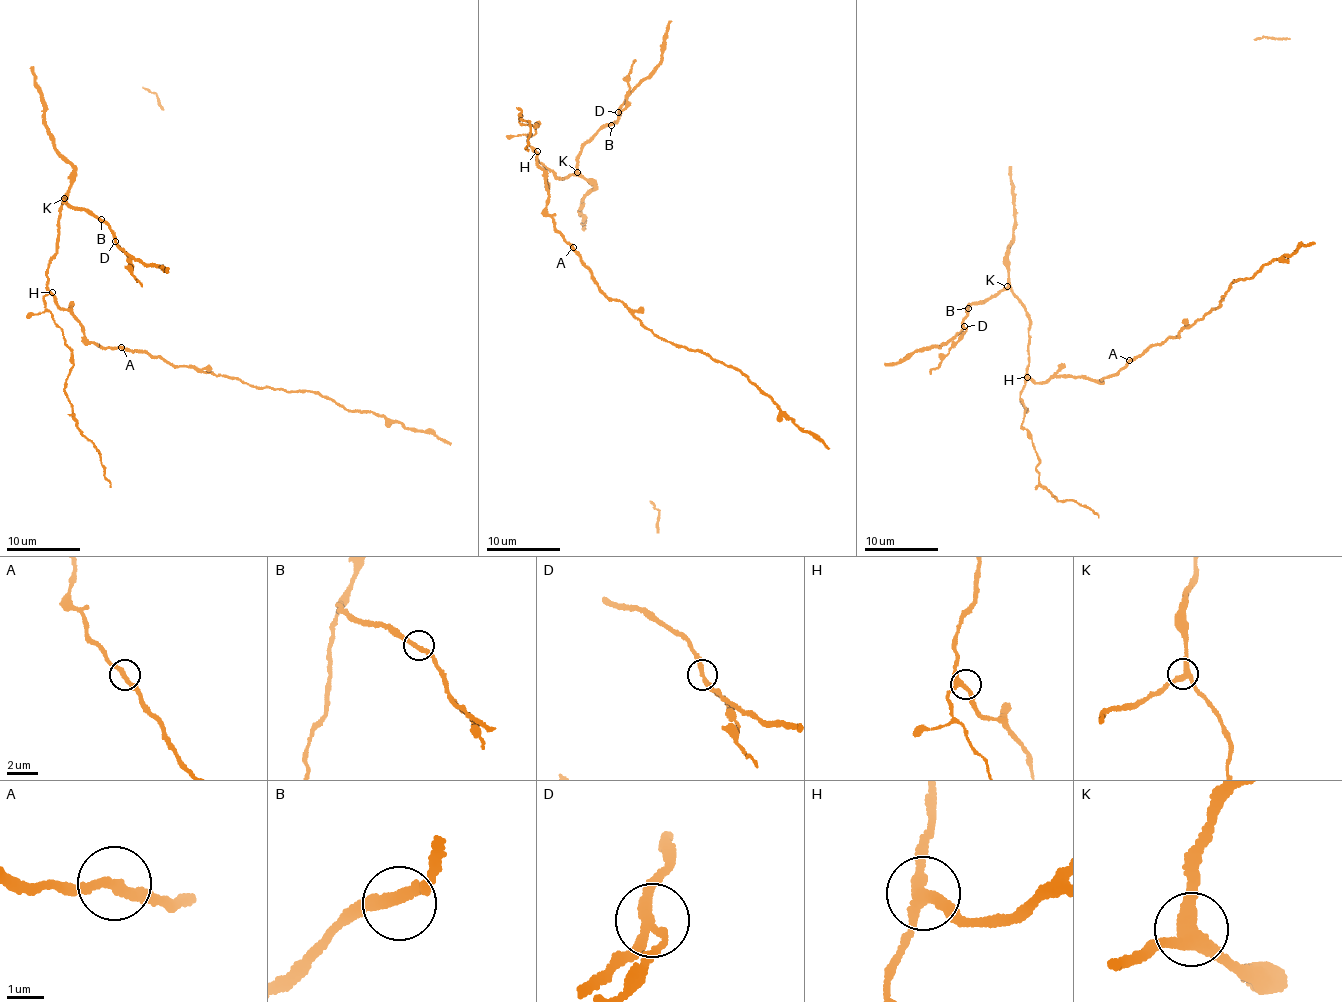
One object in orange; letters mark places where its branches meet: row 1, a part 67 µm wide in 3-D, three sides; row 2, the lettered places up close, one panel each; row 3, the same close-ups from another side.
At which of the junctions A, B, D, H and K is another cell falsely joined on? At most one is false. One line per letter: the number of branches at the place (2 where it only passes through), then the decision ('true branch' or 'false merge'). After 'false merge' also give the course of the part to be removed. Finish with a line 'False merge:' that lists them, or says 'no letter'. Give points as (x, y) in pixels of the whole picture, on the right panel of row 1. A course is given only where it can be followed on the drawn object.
A: 2 | true branch
B: 2 | true branch
D: 3 | false merge | (964, 325), (961, 339), (950, 347), (930, 373)
H: 3 | true branch
K: 3 | true branch
False merge: D

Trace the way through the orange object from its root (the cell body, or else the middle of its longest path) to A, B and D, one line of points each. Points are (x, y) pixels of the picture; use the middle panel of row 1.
A: (537, 161), (532, 151), (536, 166), (544, 172), (546, 214), (553, 219), (553, 227), (573, 247)
B: (537, 161), (559, 180), (566, 179), (575, 173), (585, 144), (611, 125)
D: (537, 161), (559, 180), (566, 179), (575, 173), (585, 144), (619, 119), (619, 113)

